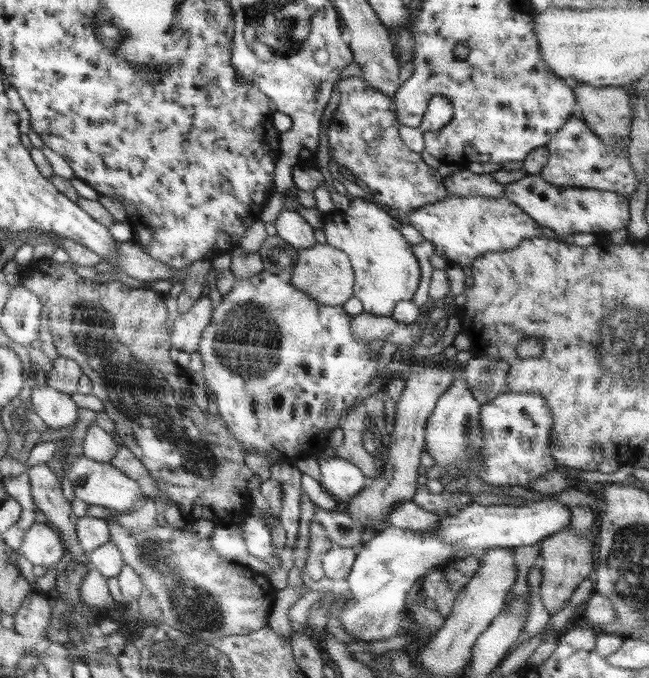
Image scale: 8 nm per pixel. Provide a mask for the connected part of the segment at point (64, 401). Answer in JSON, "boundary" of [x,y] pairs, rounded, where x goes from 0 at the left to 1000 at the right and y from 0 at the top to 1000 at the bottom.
{"boundary":[[[55,568],[49,574],[49,602],[77,634],[103,631],[122,617],[120,600],[109,581],[74,568]]]}

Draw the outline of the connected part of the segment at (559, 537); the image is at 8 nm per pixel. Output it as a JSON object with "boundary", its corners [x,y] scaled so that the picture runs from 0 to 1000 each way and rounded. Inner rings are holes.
{"boundary":[[[881,776],[869,777],[846,792],[841,792],[834,802],[832,830],[835,845],[835,863],[832,879],[838,895],[847,907],[863,903],[891,867],[894,860],[906,851],[912,851],[918,835],[915,805],[918,805],[917,783],[912,791],[892,789]]]}

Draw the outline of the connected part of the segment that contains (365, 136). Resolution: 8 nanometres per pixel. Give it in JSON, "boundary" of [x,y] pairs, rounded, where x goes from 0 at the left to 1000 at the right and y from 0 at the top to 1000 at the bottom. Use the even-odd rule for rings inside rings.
{"boundary":[[[530,115],[521,125],[524,153],[512,171],[512,183],[505,190],[507,230],[569,274],[584,301],[601,307],[601,317],[610,323],[626,323],[635,310],[669,301],[689,292],[690,283],[683,273],[683,260],[676,249],[663,248],[649,232],[649,226],[632,223],[616,205],[616,183],[610,170],[610,156],[604,146],[567,125],[555,115]]]}

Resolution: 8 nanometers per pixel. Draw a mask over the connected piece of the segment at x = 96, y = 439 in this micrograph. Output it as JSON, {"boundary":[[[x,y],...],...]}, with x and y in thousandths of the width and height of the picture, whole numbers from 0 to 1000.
{"boundary":[[[137,622],[133,630],[133,643],[126,650],[126,673],[148,681],[168,683],[180,668],[183,658],[171,642],[148,624]]]}

